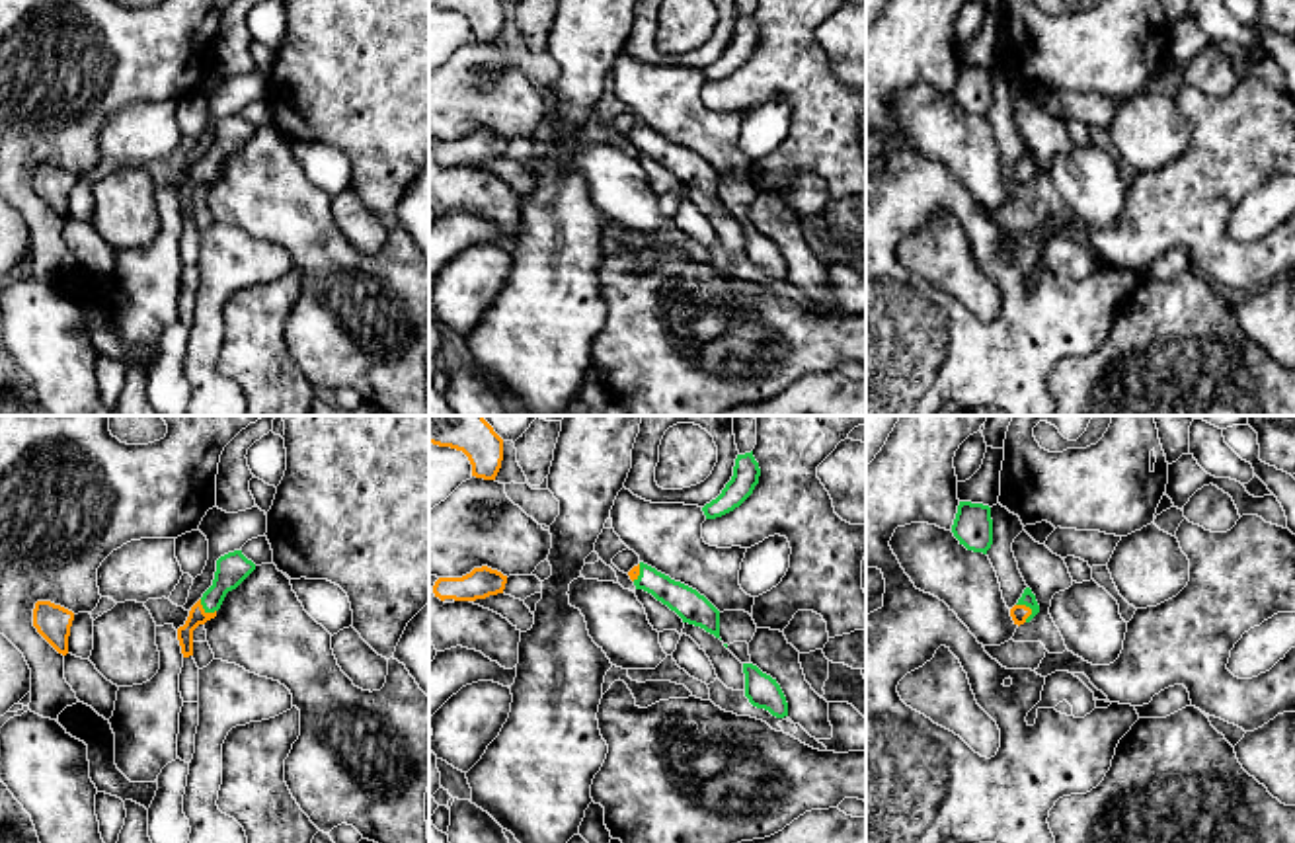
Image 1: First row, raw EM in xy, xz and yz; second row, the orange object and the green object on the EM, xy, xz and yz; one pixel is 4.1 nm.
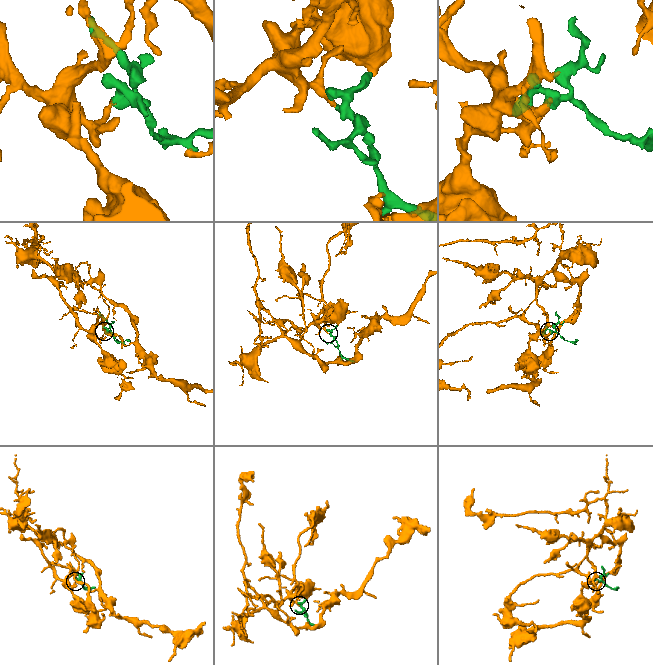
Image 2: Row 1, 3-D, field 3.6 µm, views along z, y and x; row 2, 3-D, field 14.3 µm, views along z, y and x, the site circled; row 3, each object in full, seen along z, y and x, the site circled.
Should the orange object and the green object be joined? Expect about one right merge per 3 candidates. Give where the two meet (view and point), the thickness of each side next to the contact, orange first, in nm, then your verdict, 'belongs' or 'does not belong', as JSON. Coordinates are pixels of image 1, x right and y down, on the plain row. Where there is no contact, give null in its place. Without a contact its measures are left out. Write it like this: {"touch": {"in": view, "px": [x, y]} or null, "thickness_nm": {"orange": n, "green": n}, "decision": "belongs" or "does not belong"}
{"touch": {"in": "yz", "px": [1030, 172]}, "thickness_nm": {"orange": 70, "green": 60}, "decision": "belongs"}

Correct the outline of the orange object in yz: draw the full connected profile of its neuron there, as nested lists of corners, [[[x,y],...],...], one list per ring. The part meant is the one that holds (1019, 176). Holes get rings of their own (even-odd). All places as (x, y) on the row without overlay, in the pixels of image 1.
[[[1026,150],[1018,166],[1010,172],[1010,180],[1014,187],[1020,189],[1024,185],[1030,185],[1038,176],[1040,168],[1036,164],[1036,158],[1032,156],[1030,150]]]

